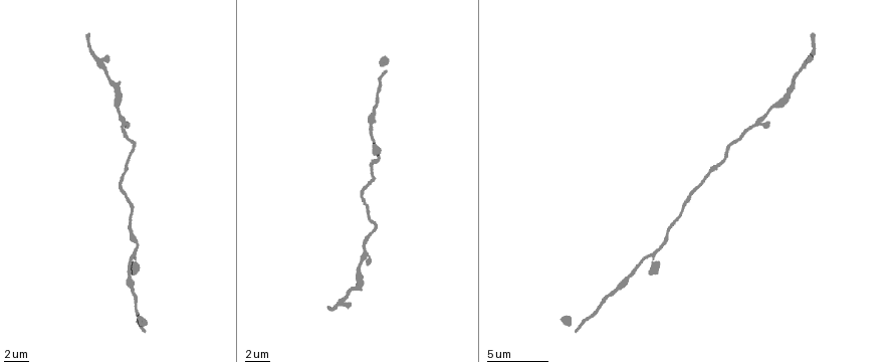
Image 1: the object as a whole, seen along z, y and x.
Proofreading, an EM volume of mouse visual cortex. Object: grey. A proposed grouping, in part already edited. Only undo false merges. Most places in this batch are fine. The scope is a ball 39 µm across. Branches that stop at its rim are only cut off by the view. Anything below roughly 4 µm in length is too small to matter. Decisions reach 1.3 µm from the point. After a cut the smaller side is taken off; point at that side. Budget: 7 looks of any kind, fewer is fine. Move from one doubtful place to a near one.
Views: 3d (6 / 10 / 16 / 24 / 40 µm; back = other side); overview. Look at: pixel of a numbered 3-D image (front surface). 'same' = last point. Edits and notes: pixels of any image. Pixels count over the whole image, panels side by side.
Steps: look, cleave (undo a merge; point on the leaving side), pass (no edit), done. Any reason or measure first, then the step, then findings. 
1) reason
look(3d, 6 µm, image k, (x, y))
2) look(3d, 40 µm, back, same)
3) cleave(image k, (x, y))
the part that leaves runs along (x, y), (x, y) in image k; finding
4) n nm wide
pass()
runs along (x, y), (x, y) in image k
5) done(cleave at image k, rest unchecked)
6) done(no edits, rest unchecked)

a narrow waist
look(3d, 16 µm, image 1, (768, 112))

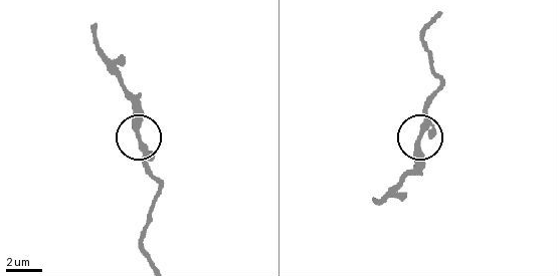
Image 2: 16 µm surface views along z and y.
250 nm wide
pass()
runs along (142, 243), (158, 186), (137, 131), (137, 101) in image 2; one neuron here

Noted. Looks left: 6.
narrows sharply
look(3d, 10 µm, image 1, (679, 215))

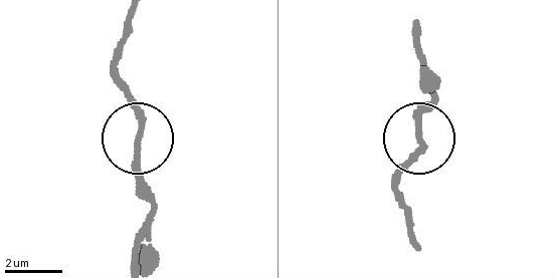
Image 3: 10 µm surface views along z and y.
pass()
runs along (116, 72), (138, 119), (138, 197) in image 3; continuous, no second neuron

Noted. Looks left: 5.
look(3d, 16 µm, image 1, (633, 268))

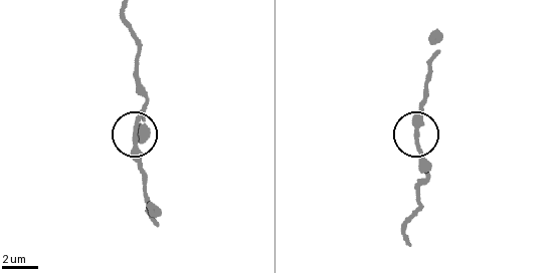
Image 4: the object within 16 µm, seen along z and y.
pass()
runs along (123, 16), (146, 104), (132, 140), (137, 166) in image 4; one neuron here

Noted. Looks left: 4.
done(no edits, rest unchecked)

